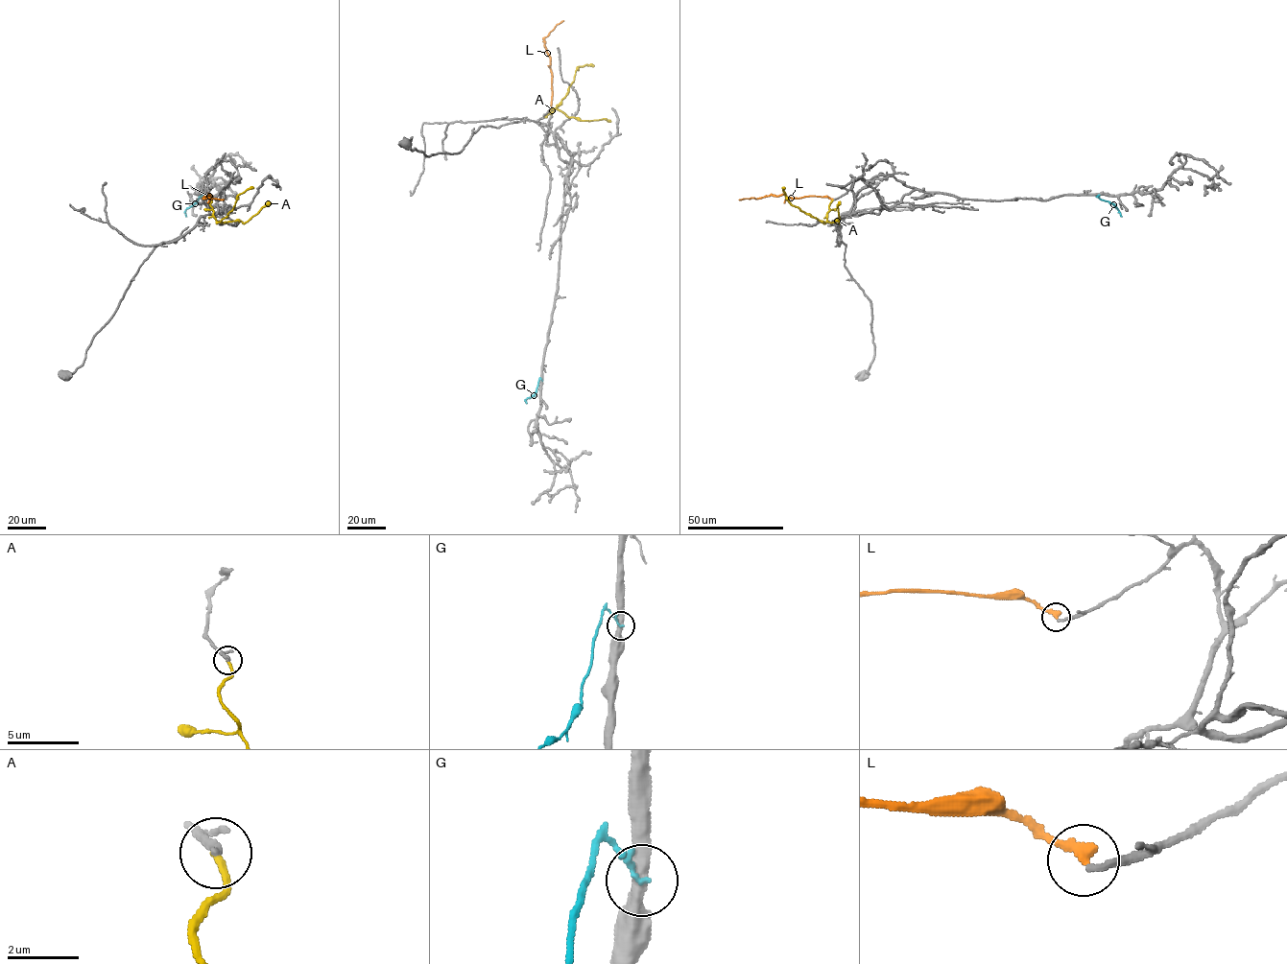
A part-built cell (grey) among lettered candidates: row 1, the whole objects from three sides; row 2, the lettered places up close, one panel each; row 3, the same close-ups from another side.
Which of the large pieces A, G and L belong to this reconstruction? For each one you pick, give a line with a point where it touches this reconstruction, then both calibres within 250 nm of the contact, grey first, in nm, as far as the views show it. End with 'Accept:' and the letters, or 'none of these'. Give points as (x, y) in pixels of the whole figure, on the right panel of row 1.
L: Touches grey at (832, 199). Thickness 190 nm (grey) against 320 nm
Accept: L

